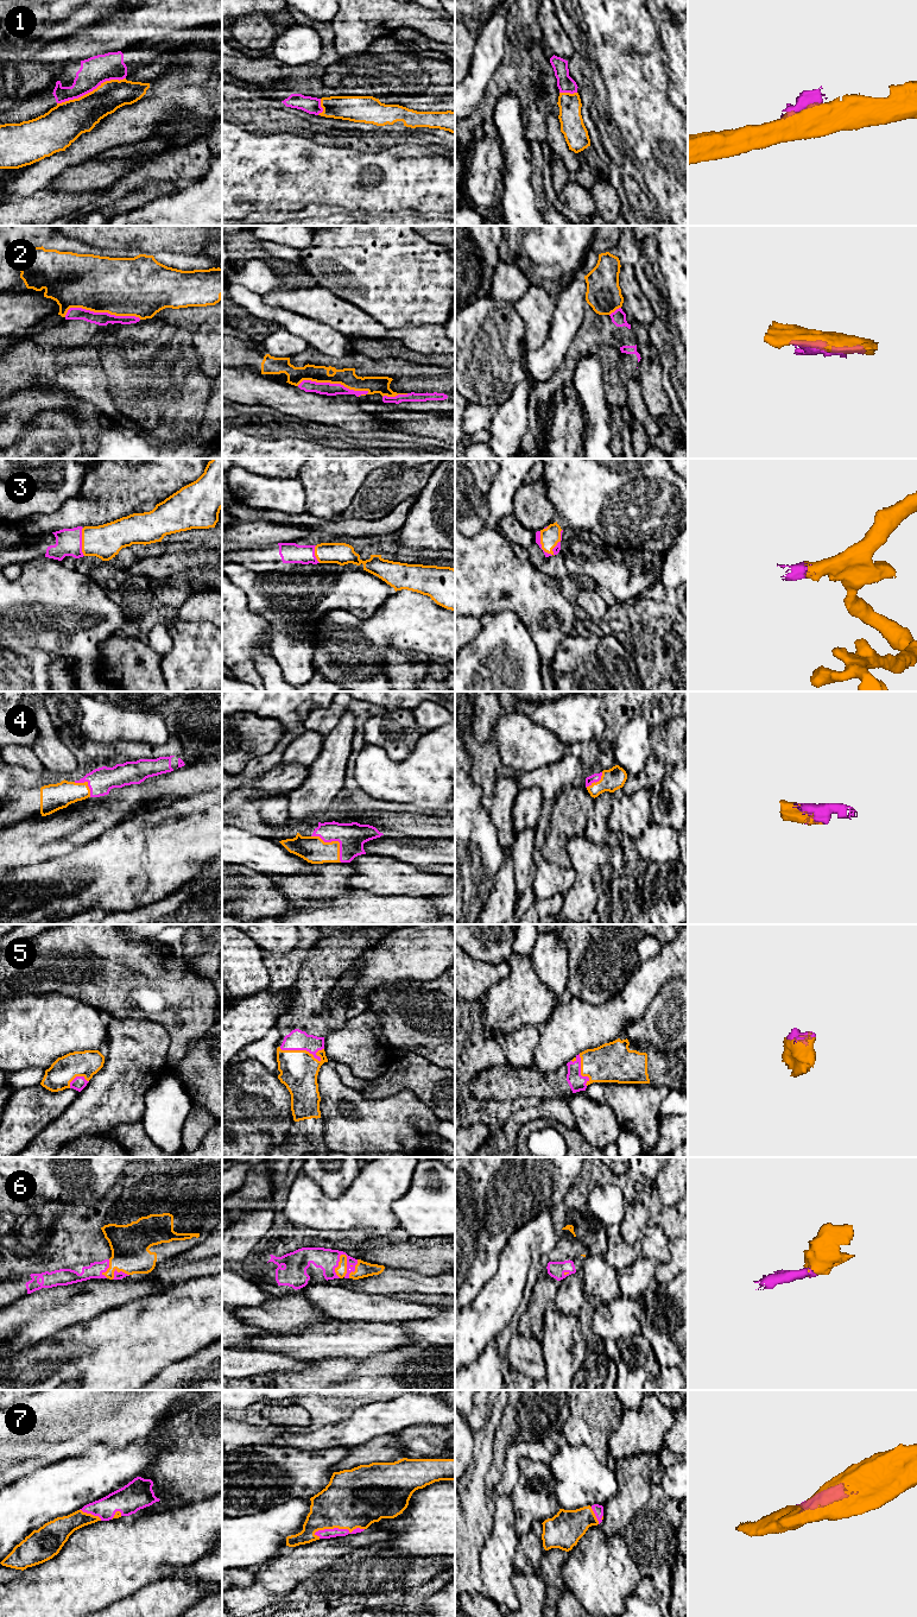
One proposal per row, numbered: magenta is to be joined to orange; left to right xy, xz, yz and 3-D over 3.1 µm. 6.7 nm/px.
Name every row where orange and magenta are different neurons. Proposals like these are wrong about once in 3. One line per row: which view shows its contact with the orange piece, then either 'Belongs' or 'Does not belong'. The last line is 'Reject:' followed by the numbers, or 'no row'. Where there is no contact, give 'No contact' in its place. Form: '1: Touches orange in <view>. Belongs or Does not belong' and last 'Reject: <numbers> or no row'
1: Touches orange in xy. Does not belong
2: Touches orange in xz. Does not belong
3: Touches orange in yz. Belongs
4: Touches orange in xz. Belongs
5: Touches orange in xz. Belongs
6: Touches orange in xz. Belongs
7: Touches orange in xz. Belongs
Reject: 1, 2

